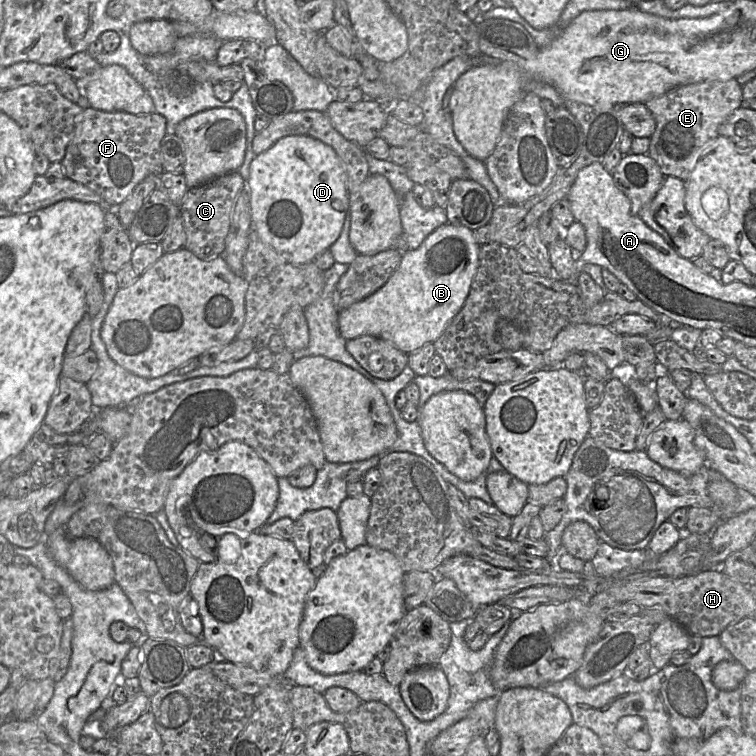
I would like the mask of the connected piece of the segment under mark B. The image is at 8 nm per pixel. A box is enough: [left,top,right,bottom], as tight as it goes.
[338,223,479,354]

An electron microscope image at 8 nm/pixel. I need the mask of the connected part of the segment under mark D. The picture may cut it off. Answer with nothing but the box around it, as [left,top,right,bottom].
[246,135,349,265]

